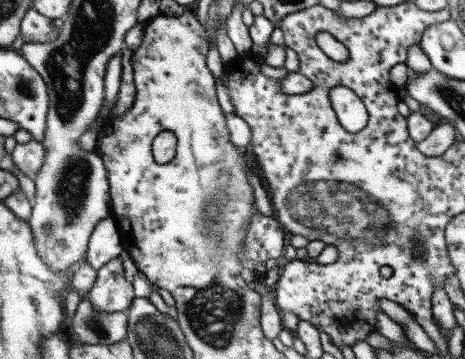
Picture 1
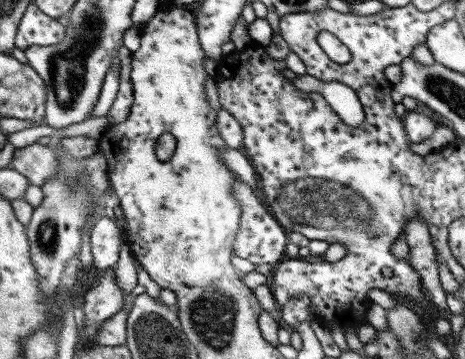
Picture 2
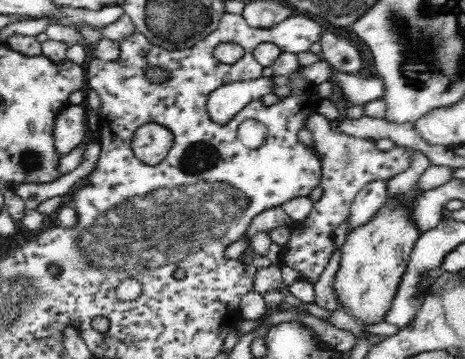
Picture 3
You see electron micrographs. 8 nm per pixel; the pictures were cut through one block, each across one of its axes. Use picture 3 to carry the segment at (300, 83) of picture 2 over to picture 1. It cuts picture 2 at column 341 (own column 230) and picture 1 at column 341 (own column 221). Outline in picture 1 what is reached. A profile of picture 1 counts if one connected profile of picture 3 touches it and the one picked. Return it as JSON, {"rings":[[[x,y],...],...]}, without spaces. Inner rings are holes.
{"rings":[[[333,88],[329,90],[329,102],[337,114],[339,124],[351,132],[357,134],[359,130],[363,130],[369,122],[369,112],[365,108],[365,104],[361,104],[361,100],[347,88]]]}

